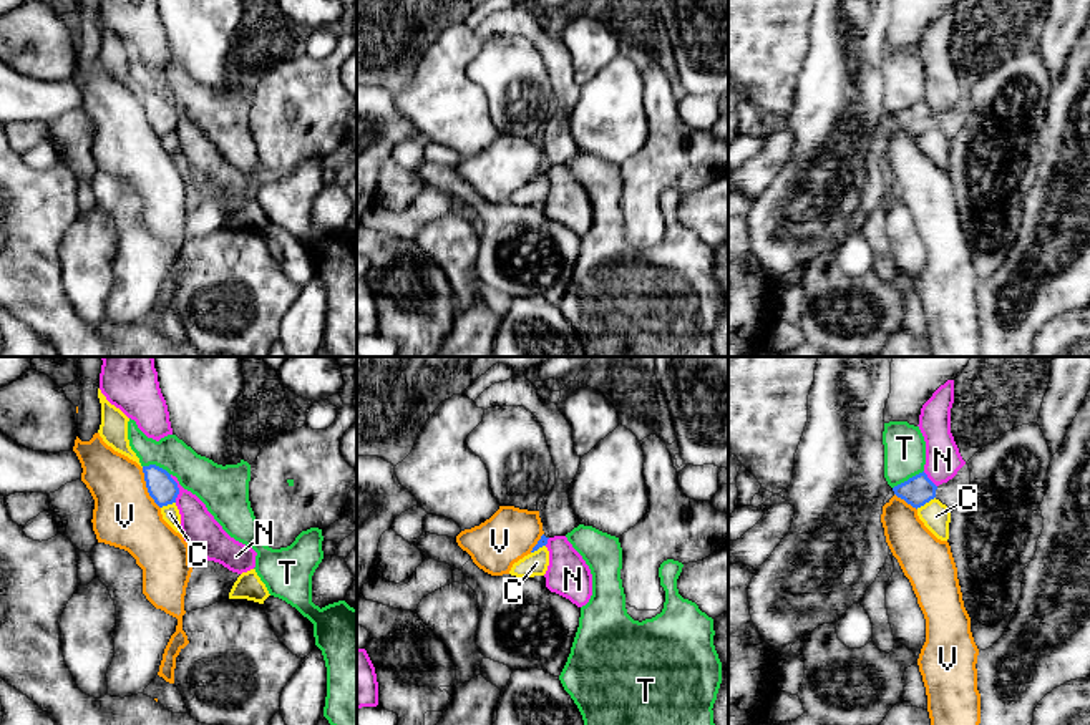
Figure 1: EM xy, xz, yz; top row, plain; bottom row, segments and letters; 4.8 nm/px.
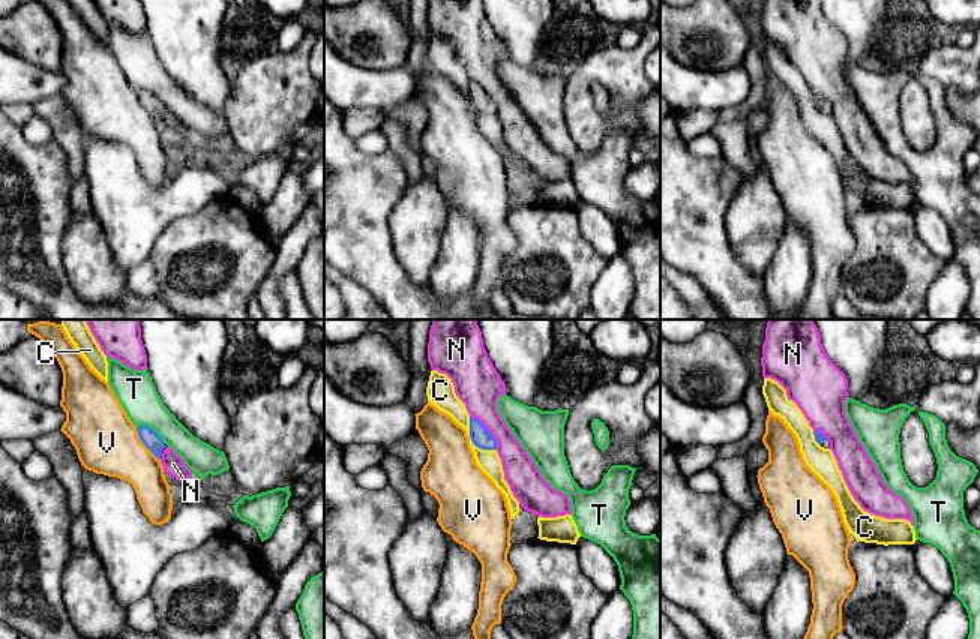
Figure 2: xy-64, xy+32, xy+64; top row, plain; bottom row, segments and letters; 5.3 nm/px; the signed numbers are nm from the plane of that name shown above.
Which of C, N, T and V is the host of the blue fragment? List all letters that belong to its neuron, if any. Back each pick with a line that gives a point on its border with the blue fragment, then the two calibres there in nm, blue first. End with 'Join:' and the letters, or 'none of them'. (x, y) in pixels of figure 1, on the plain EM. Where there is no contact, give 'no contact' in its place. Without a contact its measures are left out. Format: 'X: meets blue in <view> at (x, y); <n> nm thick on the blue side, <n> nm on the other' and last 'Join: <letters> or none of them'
Join: none of them

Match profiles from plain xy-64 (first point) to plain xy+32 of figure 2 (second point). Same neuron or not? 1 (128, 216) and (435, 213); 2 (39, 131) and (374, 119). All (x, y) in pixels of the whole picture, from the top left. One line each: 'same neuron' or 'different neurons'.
1: different neurons
2: different neurons

